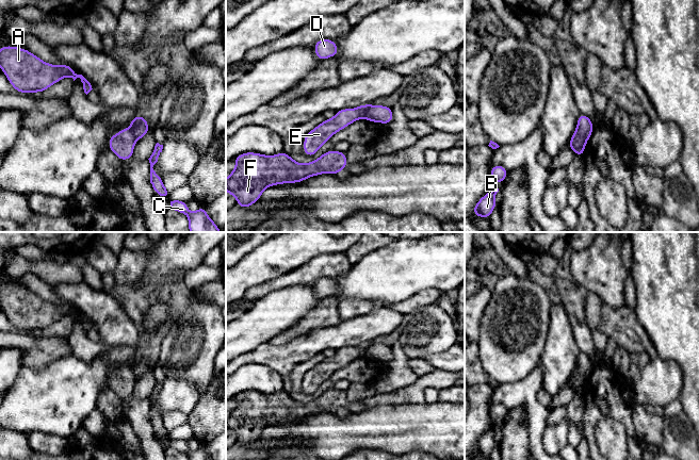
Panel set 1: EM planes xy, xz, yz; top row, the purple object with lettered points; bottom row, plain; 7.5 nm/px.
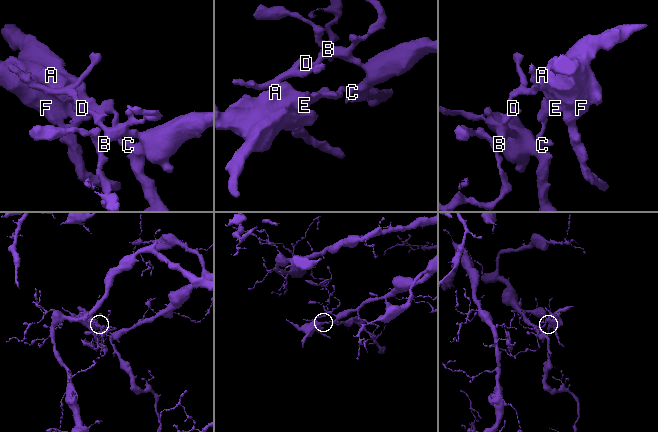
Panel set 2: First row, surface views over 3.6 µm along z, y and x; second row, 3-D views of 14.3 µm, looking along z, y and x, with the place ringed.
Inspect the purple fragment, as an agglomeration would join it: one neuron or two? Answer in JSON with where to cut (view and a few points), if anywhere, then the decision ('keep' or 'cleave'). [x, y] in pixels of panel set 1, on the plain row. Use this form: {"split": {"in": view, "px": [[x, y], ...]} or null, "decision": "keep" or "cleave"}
{"split": {"in": "xz", "px": [[372, 343], [363, 356]]}, "decision": "cleave"}

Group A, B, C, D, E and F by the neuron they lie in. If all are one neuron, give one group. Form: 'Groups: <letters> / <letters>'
Groups: A E F / B C D

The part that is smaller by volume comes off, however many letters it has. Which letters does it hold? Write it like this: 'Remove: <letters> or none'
Remove: A, E, F

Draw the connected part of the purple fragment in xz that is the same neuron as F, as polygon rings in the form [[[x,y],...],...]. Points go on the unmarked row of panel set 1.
[[[329,389],[316,399],[306,402],[297,401],[285,390],[275,394],[245,391],[237,394],[233,398],[237,404],[226,416],[226,429],[230,434],[237,436],[237,444],[241,446],[249,446],[253,442],[257,441],[263,429],[269,425],[283,422],[297,422],[325,411],[336,414],[339,410],[345,408],[348,402],[346,392],[335,389]]]

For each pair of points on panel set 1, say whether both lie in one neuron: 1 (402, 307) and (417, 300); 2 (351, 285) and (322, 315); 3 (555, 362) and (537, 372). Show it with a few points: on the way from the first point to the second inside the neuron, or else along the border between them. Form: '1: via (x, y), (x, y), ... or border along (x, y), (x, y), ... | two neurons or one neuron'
1: via (405, 307), (413, 304) | one neuron
2: border along (331, 295), (338, 302) | two neurons
3: border along (540, 363), (542, 368), (542, 388) | two neurons

